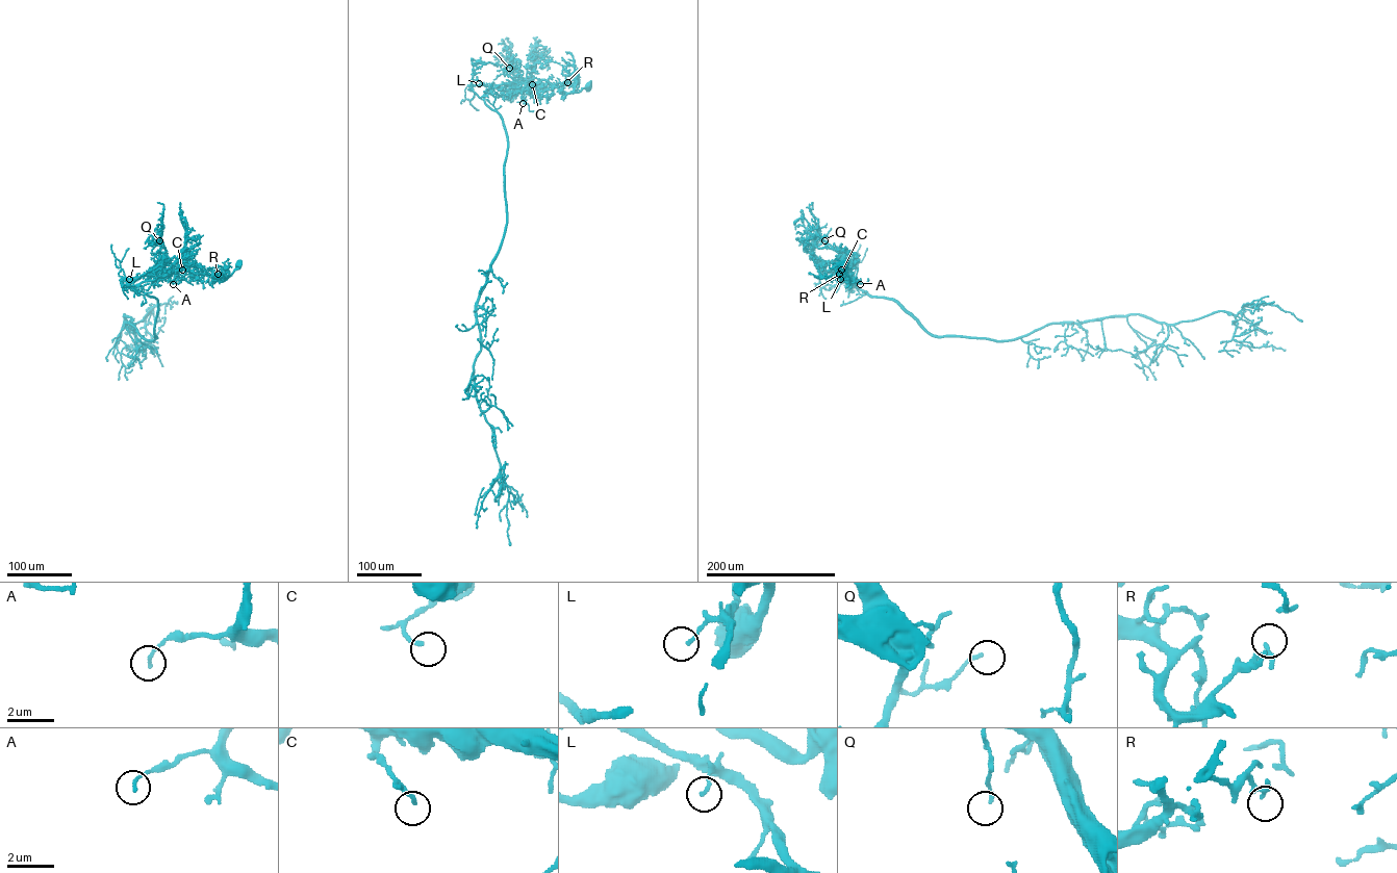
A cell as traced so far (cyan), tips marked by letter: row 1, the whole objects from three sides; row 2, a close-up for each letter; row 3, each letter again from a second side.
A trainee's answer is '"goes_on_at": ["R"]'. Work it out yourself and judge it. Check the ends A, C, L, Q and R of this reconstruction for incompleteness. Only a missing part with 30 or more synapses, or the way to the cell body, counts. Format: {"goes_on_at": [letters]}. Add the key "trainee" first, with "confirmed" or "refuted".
{"trainee": "refuted", "goes_on_at": []}

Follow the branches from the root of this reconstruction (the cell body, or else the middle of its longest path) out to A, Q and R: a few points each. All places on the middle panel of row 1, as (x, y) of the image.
A: (588, 85), (578, 92), (565, 93), (542, 80), (524, 87), (523, 103)
Q: (588, 85), (578, 92), (565, 93), (542, 80), (518, 88), (512, 69), (509, 68)
R: (588, 85), (578, 92), (565, 93), (558, 87), (567, 82)

